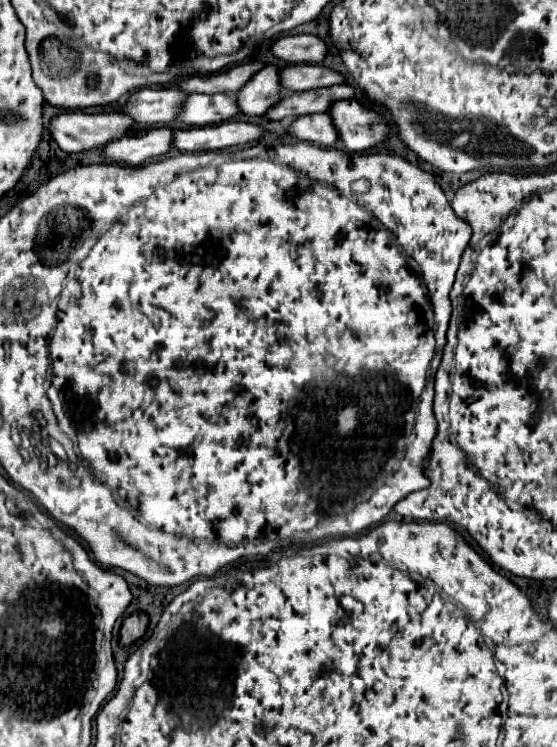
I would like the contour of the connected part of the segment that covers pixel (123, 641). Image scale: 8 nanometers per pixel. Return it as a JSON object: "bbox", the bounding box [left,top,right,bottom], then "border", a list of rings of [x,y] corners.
{"bbox":[119,613,149,649],"border":[[[133,613],[133,615],[129,615],[123,621],[121,629],[119,629],[119,647],[127,649],[135,641],[139,641],[145,635],[145,631],[147,631],[147,623],[149,623],[149,619],[147,619],[145,613]]]}

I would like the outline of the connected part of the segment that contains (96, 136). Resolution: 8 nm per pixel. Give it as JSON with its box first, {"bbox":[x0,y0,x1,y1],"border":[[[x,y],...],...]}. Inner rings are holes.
{"bbox":[49,111,133,153],"border":[[[67,111],[49,121],[49,133],[63,151],[81,153],[123,137],[131,125],[133,121],[121,113]]]}

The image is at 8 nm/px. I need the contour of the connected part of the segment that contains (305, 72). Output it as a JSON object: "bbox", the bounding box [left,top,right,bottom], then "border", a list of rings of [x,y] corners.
{"bbox":[279,65,343,91],"border":[[[287,65],[279,71],[279,81],[285,91],[309,91],[343,83],[343,77],[321,65]]]}

